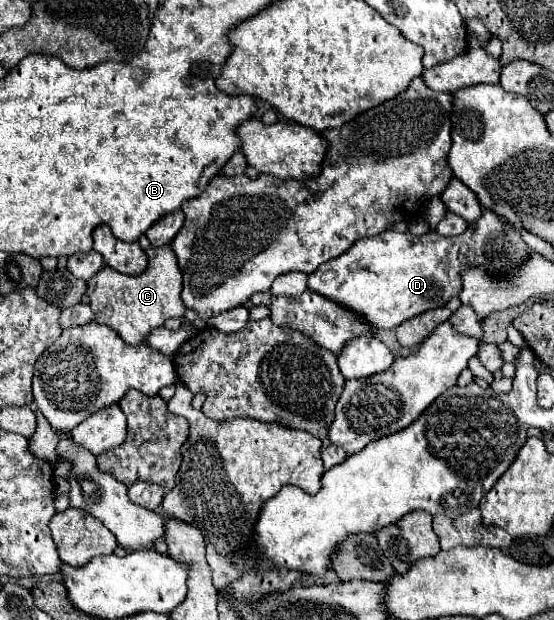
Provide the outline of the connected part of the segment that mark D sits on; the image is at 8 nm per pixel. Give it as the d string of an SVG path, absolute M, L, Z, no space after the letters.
M484 210L476 222L468 224L466 232L454 238L442 238L436 232L412 236L394 230L362 238L338 258L318 266L308 276L308 288L358 312L374 330L392 330L426 310L446 306L450 298L458 296L462 290L460 272L482 268L490 276L506 278L510 270L528 260L528 254L530 248L522 236L500 216Z

